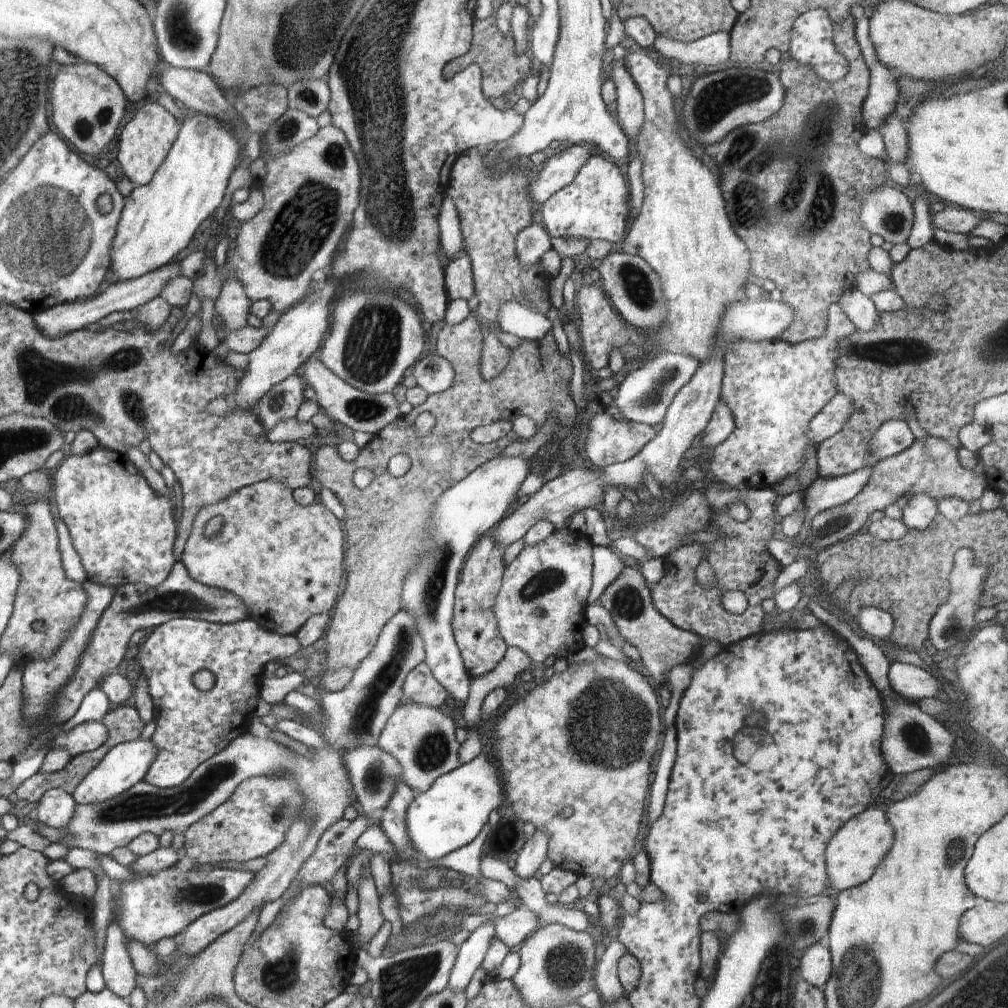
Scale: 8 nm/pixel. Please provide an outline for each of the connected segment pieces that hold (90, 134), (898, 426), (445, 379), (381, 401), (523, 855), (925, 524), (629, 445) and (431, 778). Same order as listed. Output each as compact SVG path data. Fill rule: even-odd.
M78 60L74 64L61 65L52 80L50 110L56 130L68 140L81 155L94 160L116 136L118 124L126 112L126 96L120 84L97 64Z
M892 419L882 424L874 433L871 440L871 451L879 456L879 460L891 457L906 450L914 439L906 422Z
M430 353L414 364L409 370L416 378L417 385L428 395L440 394L452 386L455 372L449 360L438 354Z
M306 360L305 363L307 364L304 365L304 373L302 374L304 382L315 390L317 403L322 412L339 427L348 426L348 428L352 428L354 431L361 430L362 432L366 432L366 434L375 435L401 415L410 413L413 408L408 401L399 404L392 393L372 395L366 391L359 391L351 384L339 379L321 362L307 362Z
M536 829L534 834L523 844L518 851L514 872L523 879L533 877L540 864L547 858L547 842L549 836L540 829Z
M922 493L906 495L906 504L902 510L902 522L906 528L919 531L926 530L939 513L937 502Z
M606 410L604 412L598 413L591 419L585 441L586 456L592 461L593 468L627 461L638 454L657 435L657 427L626 419L614 419Z
M400 704L388 719L380 733L377 745L389 752L401 764L403 782L414 792L426 792L439 777L448 774L461 765L459 750L461 744L456 741L453 719L444 708Z

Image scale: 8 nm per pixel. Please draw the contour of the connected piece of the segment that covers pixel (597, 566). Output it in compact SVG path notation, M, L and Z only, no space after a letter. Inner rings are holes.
M593 545L593 583L587 598L587 605L598 602L602 593L626 568L617 551L613 548Z

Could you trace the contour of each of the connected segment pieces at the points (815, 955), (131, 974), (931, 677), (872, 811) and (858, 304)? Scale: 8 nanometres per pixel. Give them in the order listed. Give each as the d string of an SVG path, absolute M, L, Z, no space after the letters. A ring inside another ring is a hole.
M812 945L804 950L800 959L800 976L820 990L826 986L832 970L829 950L822 945Z
M110 922L105 936L101 970L105 986L116 995L129 999L131 992L137 986L137 972L126 952L126 938L118 922Z
M890 661L887 674L891 688L906 700L927 699L936 697L943 690L943 680L934 670L924 670L915 665Z
M884 805L870 806L843 824L828 841L825 850L826 872L830 886L840 891L864 884L894 844L894 829L888 822Z
M857 288L845 291L837 302L858 331L871 331L879 323L880 313L872 299L862 294Z

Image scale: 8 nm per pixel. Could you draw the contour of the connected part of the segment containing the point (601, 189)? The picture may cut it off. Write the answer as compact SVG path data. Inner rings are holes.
M592 156L578 171L575 180L558 192L555 192L540 210L543 227L549 235L560 238L588 238L608 240L614 246L625 236L630 220L630 188L624 169L615 160Z

